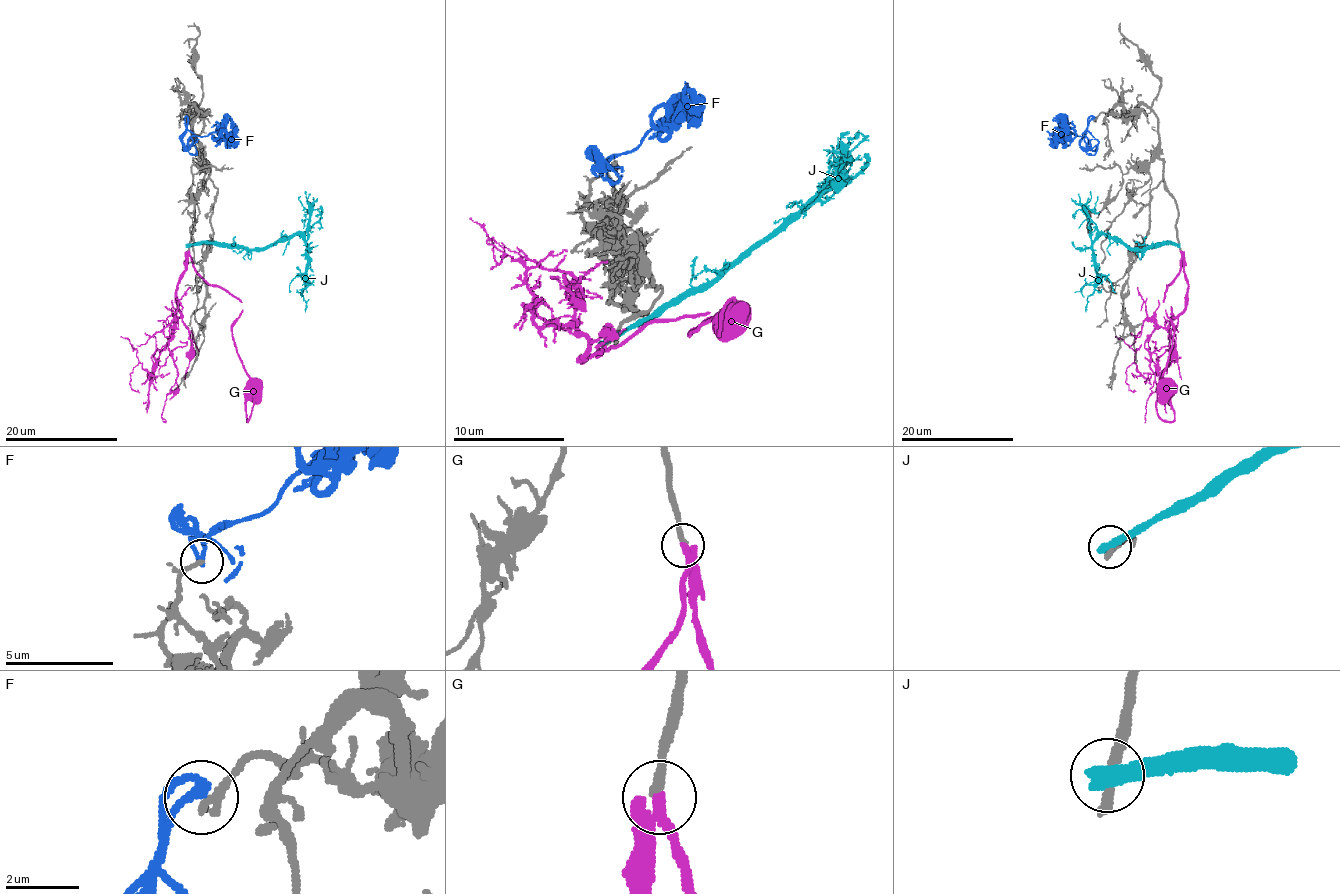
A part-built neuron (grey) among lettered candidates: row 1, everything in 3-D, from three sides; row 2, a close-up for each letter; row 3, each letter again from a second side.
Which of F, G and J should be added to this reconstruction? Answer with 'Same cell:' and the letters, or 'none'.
Same cell: G

